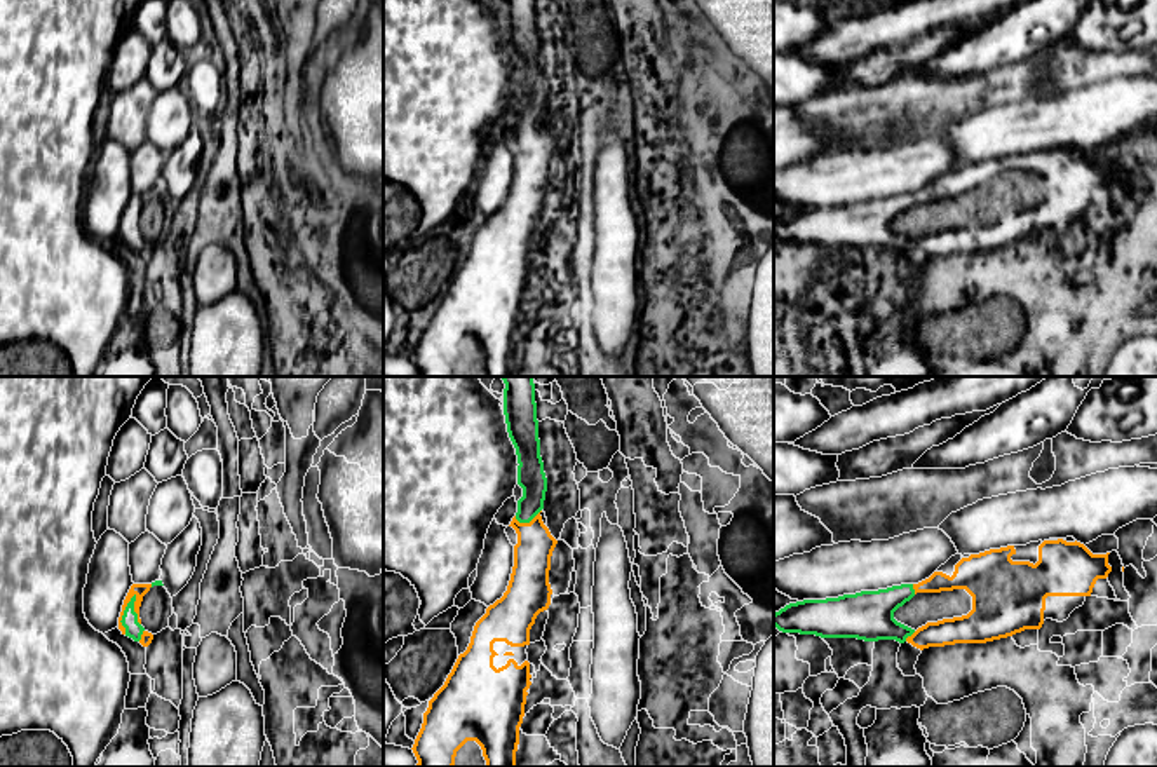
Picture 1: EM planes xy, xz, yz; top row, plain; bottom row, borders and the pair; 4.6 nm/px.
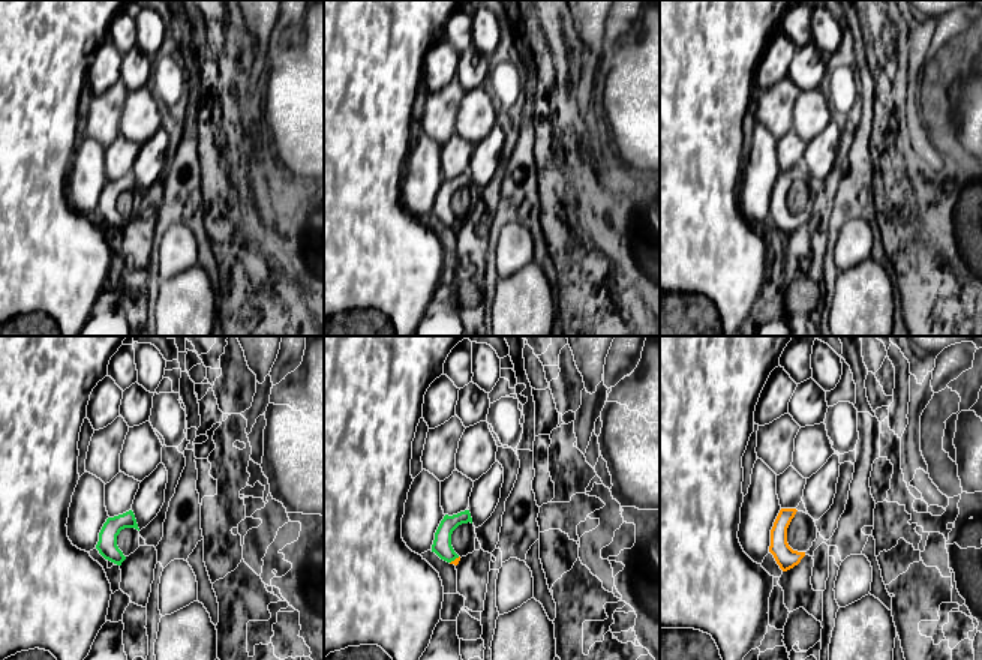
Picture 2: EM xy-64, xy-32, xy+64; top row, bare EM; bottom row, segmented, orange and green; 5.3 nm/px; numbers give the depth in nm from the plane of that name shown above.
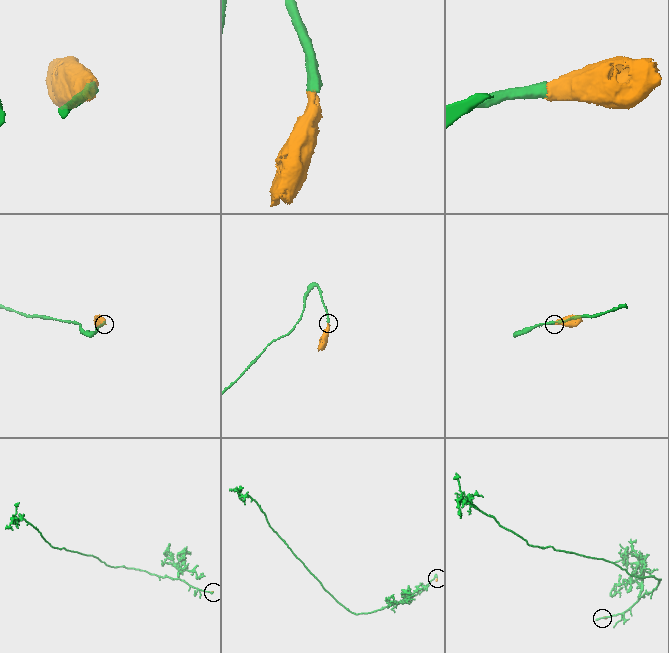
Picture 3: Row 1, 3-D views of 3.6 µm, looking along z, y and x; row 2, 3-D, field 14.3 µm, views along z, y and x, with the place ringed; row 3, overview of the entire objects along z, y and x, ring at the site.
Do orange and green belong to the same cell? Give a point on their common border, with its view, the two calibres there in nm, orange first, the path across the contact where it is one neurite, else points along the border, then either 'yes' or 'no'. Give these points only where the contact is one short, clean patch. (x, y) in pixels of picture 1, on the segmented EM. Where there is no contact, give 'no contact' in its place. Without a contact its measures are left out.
contact xy (122, 614); calibres 60 and 80 nm; way xy (140, 590), (122, 614), (129, 619); yes

